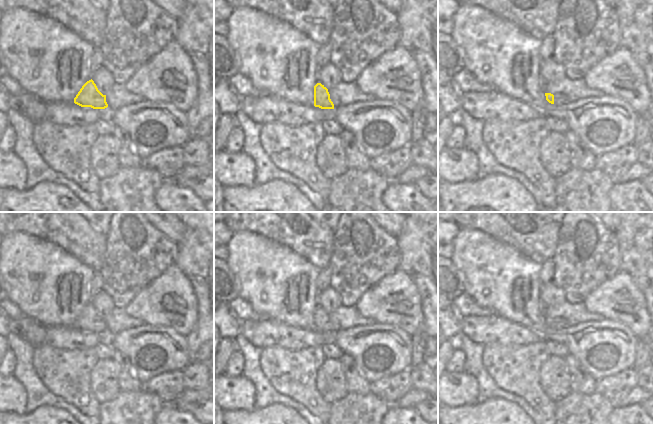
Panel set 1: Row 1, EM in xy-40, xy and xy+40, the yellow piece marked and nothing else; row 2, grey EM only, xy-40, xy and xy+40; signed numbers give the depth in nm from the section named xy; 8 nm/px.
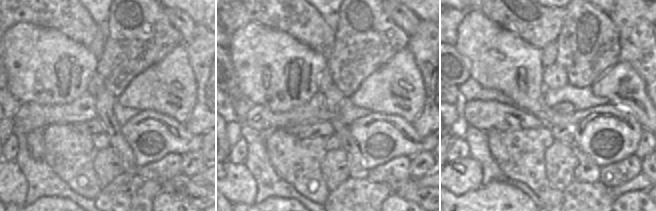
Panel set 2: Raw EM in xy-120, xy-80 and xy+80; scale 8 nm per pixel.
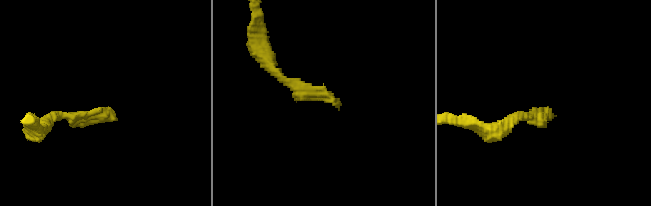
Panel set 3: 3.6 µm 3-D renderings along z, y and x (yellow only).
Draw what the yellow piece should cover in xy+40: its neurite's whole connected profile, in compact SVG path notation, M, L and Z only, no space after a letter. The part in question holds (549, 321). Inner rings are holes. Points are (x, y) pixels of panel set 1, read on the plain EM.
M545 317L546 324L554 329L565 329L567 327L570 327L570 324L566 319L563 317L557 317L555 319L551 317Z

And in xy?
M321 307L314 310L314 330L321 333L334 333L328 313Z

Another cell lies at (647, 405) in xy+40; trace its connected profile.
M653 397L643 401L640 405L644 411L653 419Z

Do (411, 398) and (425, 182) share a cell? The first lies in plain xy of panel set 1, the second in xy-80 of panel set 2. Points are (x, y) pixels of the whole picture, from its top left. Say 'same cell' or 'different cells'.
same cell

